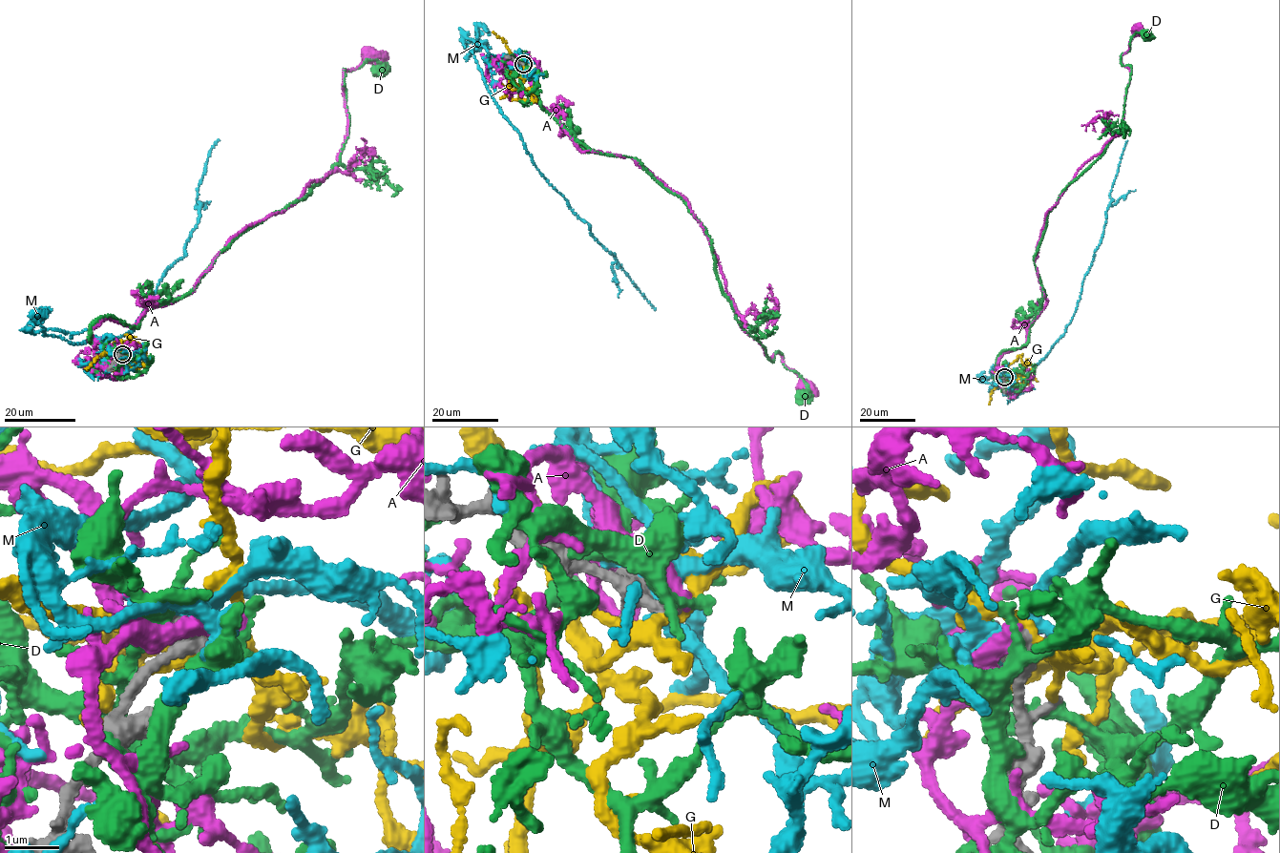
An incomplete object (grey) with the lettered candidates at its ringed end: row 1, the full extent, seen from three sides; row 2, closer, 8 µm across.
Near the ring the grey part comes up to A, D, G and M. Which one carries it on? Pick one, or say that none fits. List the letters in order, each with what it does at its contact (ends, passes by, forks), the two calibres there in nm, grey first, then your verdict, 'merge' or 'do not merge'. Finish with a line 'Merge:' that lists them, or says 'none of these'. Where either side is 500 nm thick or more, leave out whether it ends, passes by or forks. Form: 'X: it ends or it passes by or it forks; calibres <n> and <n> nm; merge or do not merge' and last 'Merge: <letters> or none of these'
A: it ends; calibres 180 and 360 nm; do not merge
D: it passes by; calibres 180 and 320 nm; do not merge
G: it forks; calibres 170 and 240 nm; do not merge
M: it forks; calibres 300 and 240 nm; do not merge
Merge: none of these

